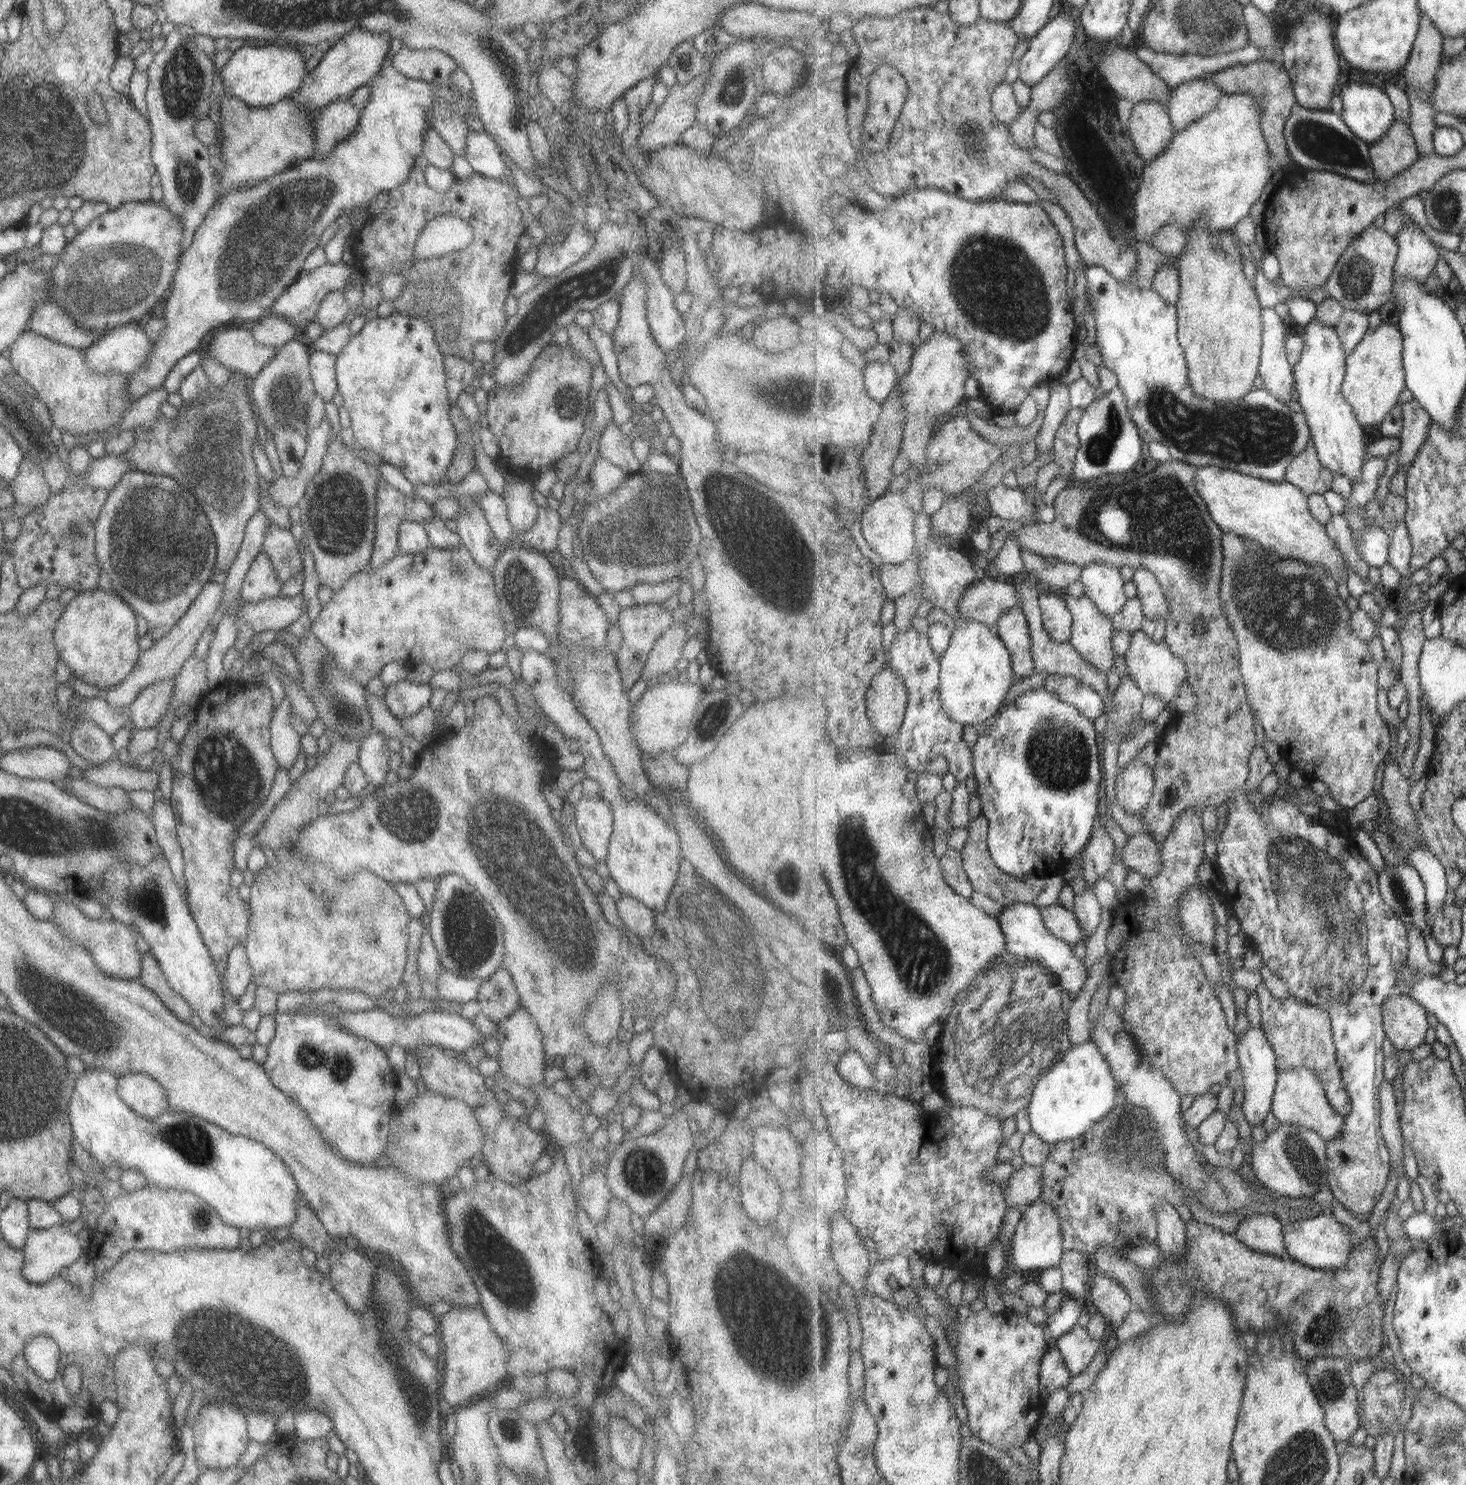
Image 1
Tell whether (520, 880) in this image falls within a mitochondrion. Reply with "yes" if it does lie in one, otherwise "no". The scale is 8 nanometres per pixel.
yes

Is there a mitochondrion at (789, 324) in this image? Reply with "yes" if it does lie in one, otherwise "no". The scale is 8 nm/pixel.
no

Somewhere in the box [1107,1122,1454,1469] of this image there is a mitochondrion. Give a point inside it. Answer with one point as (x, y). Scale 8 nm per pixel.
(1329, 1326)

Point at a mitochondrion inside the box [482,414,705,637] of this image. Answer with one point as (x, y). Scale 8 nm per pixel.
(646, 530)

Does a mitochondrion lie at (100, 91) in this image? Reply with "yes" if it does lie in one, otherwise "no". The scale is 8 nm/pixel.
no

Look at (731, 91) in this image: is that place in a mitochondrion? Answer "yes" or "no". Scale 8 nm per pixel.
yes

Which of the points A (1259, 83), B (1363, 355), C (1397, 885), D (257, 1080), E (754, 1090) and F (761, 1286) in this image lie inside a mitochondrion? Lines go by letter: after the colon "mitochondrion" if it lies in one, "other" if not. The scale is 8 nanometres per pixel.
A: other
B: other
C: mitochondrion
D: other
E: other
F: mitochondrion

